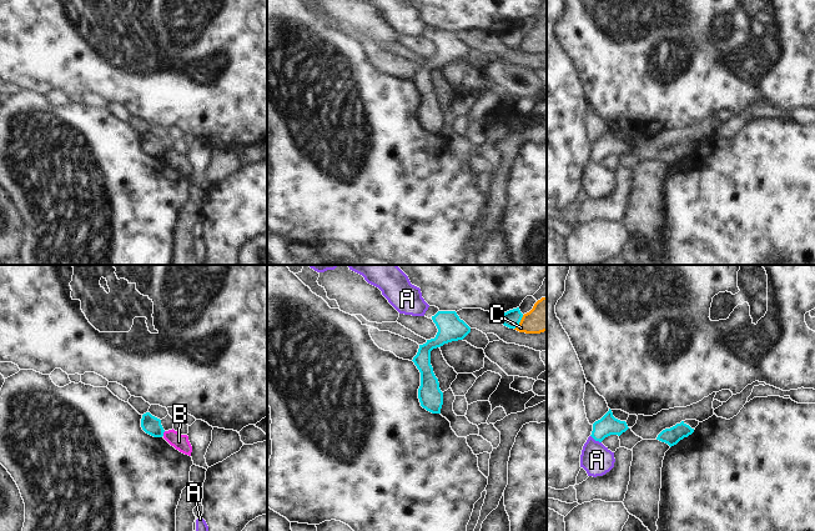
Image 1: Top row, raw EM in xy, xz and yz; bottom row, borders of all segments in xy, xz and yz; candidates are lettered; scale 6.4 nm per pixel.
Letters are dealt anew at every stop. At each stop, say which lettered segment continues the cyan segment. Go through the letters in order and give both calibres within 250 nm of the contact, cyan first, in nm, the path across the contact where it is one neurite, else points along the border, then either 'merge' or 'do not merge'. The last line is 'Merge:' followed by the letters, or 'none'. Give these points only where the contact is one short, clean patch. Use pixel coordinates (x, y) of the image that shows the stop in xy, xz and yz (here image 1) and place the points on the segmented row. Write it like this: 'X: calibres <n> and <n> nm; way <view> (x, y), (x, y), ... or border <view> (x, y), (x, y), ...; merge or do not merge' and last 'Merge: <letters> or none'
A: calibres 130 and 200 nm; border yz (590, 435), (600, 442); do not merge
B: calibres 120 and 100 nm; border xy (165, 431), (162, 435); do not merge
C: calibres 120 and 200 nm; border xz (523, 315), (514, 329); do not merge
Merge: none

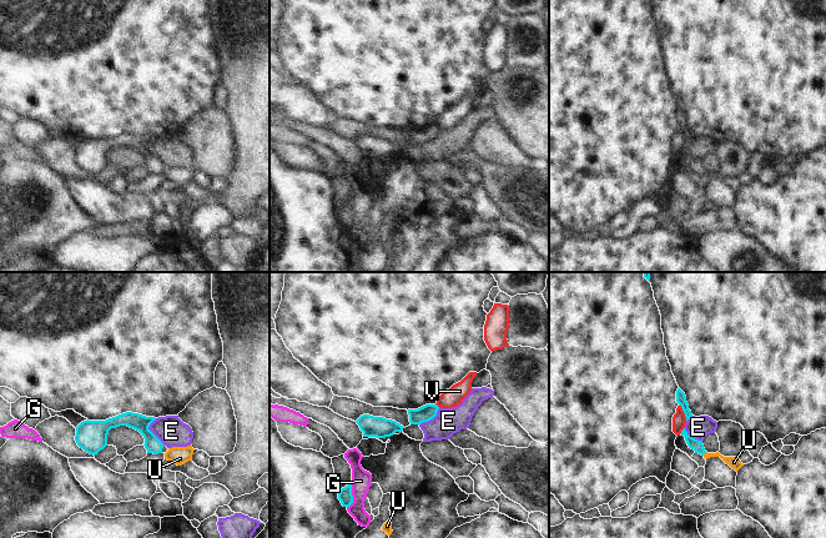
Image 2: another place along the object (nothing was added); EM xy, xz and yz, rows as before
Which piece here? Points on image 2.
E: calibres 110 and 190 nm; border xy (155, 418), (149, 430), (164, 445); do not merge
G: calibres 90 and 130 nm; do not merge
U: calibres 70 and 80 nm; border yz (706, 452), (703, 454); do not merge
V: calibres 60 and 90 nm; border yz (679, 405), (686, 420); do not merge
Merge: none

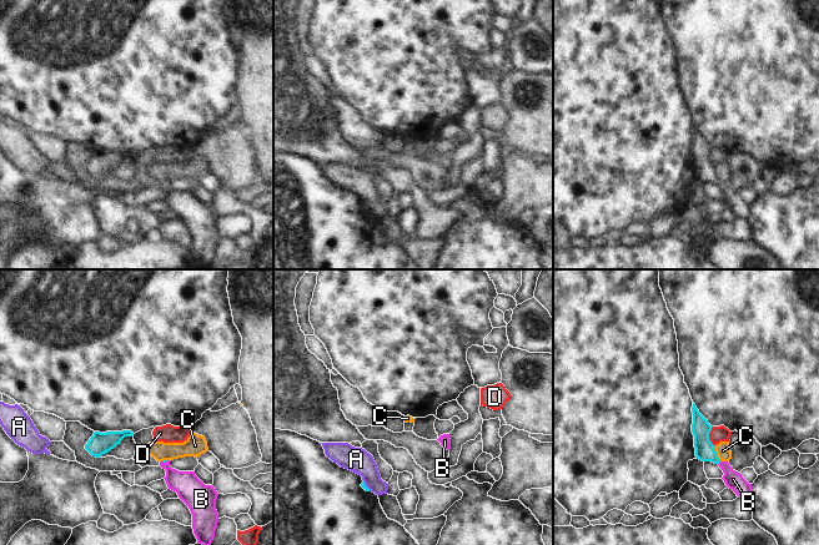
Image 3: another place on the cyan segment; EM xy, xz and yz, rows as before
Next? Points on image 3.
A: calibres 30 and 160 nm; border xz (363, 480), (371, 490); do not merge
B: calibres 20 and 180 nm; way xy (164, 460), (165, 462), (191, 490); merge
C: calibres 130 and 90 nm; do not merge
D: calibres 130 and 100 nm; border yz (711, 427), (709, 440), (713, 445); do not merge
Merge: B

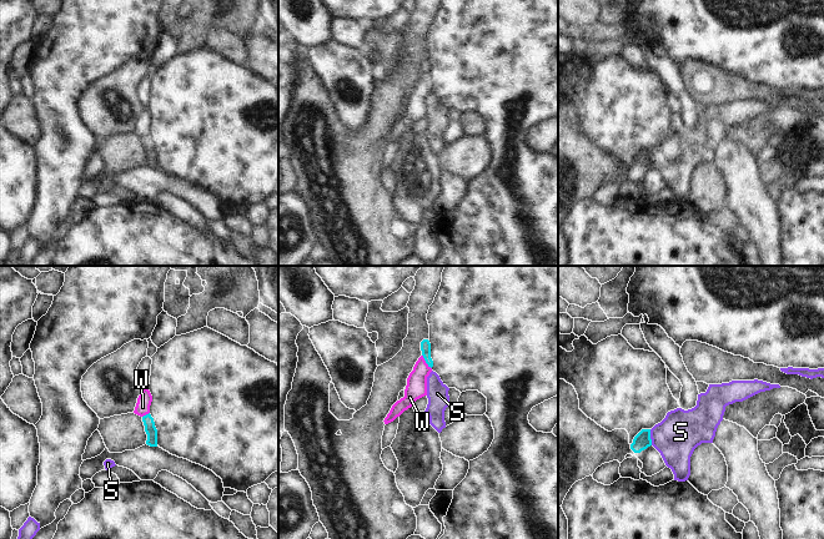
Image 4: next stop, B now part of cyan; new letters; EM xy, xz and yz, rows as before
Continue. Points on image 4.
S: calibres 110 and 280 nm; border yz (649, 429), (652, 444); do not merge
W: calibres 60 and 140 nm; border xz (422, 354), (431, 368); do not merge
Merge: none

